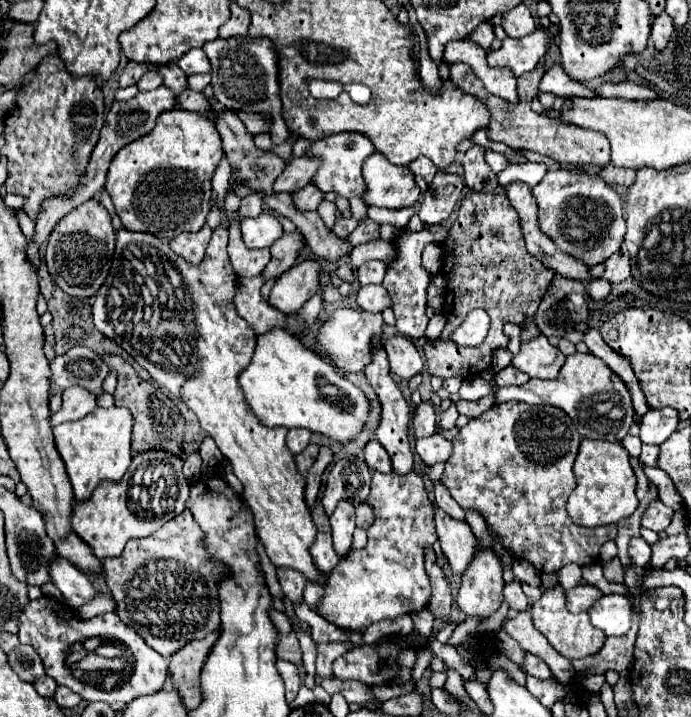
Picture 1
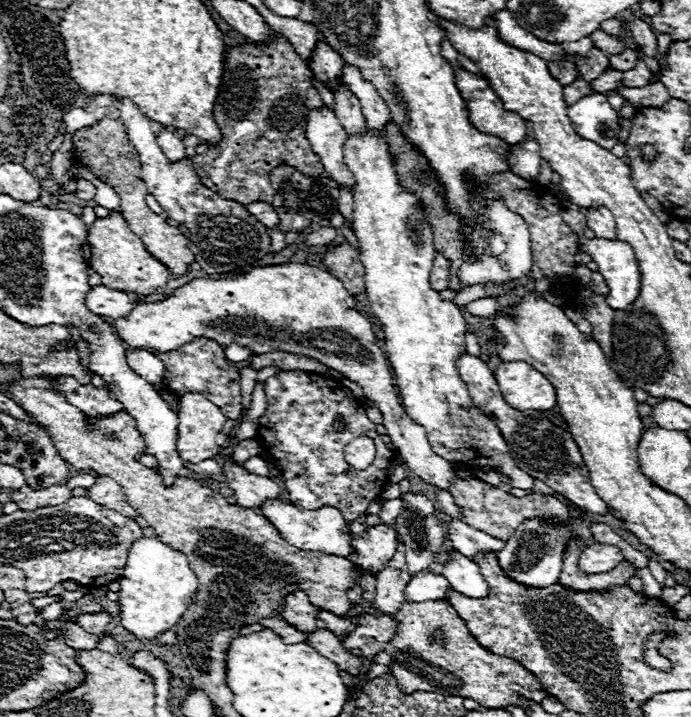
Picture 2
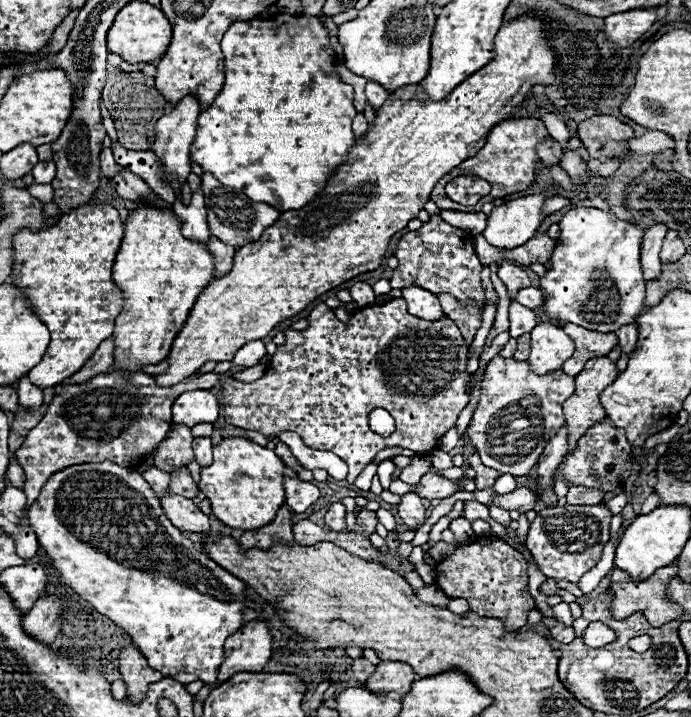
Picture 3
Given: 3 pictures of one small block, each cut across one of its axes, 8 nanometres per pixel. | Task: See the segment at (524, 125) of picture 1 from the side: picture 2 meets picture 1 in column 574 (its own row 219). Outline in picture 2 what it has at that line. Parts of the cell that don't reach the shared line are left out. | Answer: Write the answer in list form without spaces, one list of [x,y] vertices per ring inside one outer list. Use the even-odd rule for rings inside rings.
[[[104,118],[94,128],[82,128],[76,134],[72,134],[72,142],[76,148],[76,158],[84,166],[88,166],[102,182],[110,184],[120,194],[120,200],[122,200],[120,212],[126,218],[132,232],[136,232],[142,238],[142,244],[148,248],[148,252],[152,252],[152,256],[156,256],[156,260],[160,260],[174,276],[186,274],[190,264],[194,262],[194,254],[188,246],[188,238],[178,228],[170,226],[162,216],[154,214],[144,202],[148,188],[140,174],[138,154],[134,154],[136,150],[130,146],[124,134],[124,126],[118,120]]]

